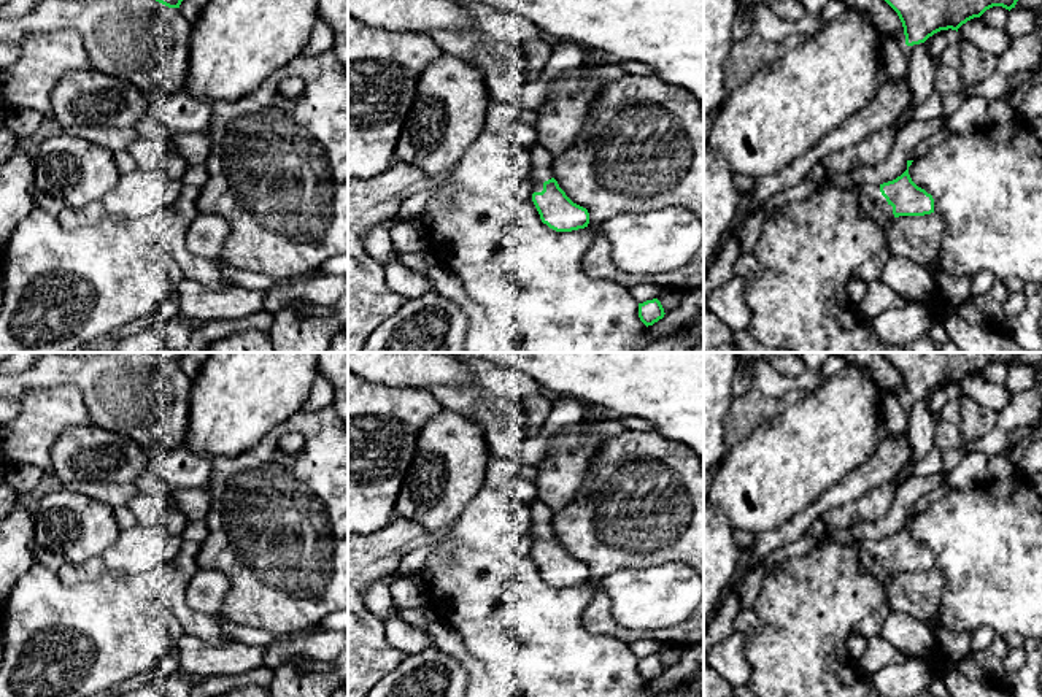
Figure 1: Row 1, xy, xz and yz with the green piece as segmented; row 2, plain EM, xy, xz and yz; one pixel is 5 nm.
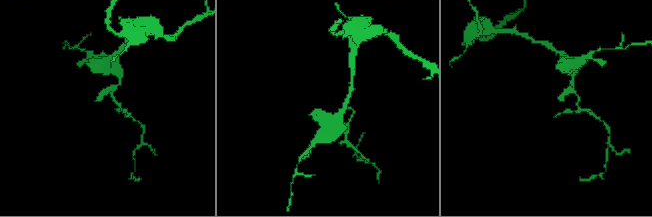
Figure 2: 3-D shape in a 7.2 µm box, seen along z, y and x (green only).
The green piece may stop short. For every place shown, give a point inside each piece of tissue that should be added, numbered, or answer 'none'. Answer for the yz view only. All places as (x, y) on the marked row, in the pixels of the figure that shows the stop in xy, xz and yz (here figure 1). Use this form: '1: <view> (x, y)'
1: yz (874, 205)

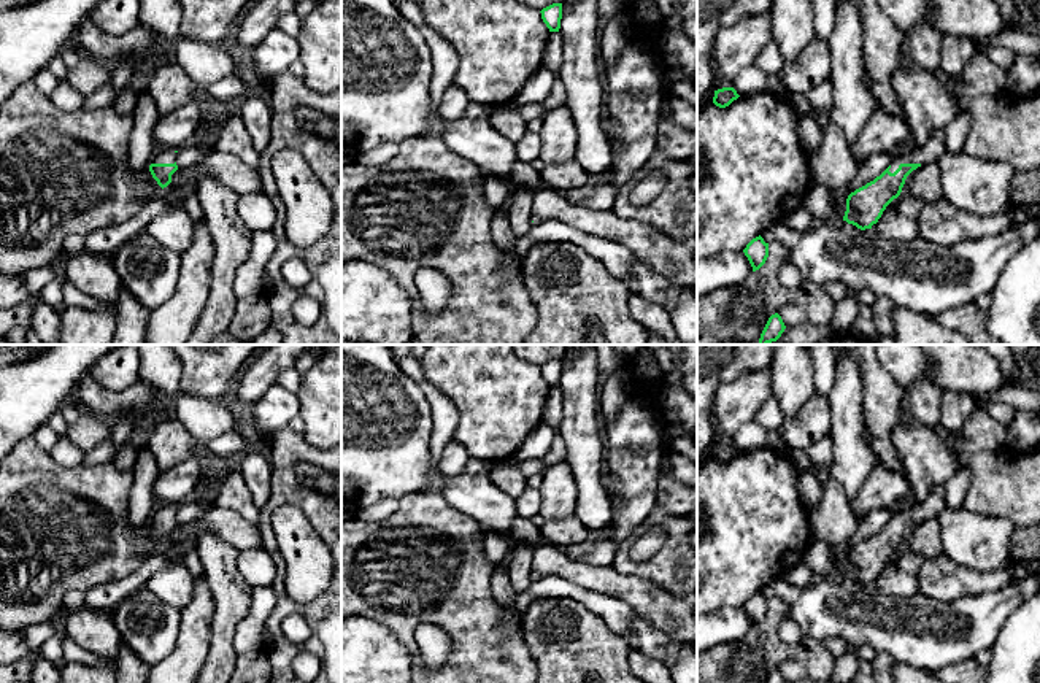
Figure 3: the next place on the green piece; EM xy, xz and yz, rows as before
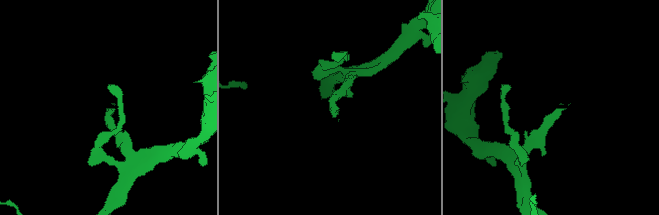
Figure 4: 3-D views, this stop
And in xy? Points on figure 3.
1: xy (162, 156)

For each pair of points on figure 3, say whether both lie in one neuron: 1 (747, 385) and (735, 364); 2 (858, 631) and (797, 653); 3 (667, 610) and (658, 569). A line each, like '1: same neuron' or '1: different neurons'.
1: different neurons
2: different neurons
3: different neurons

